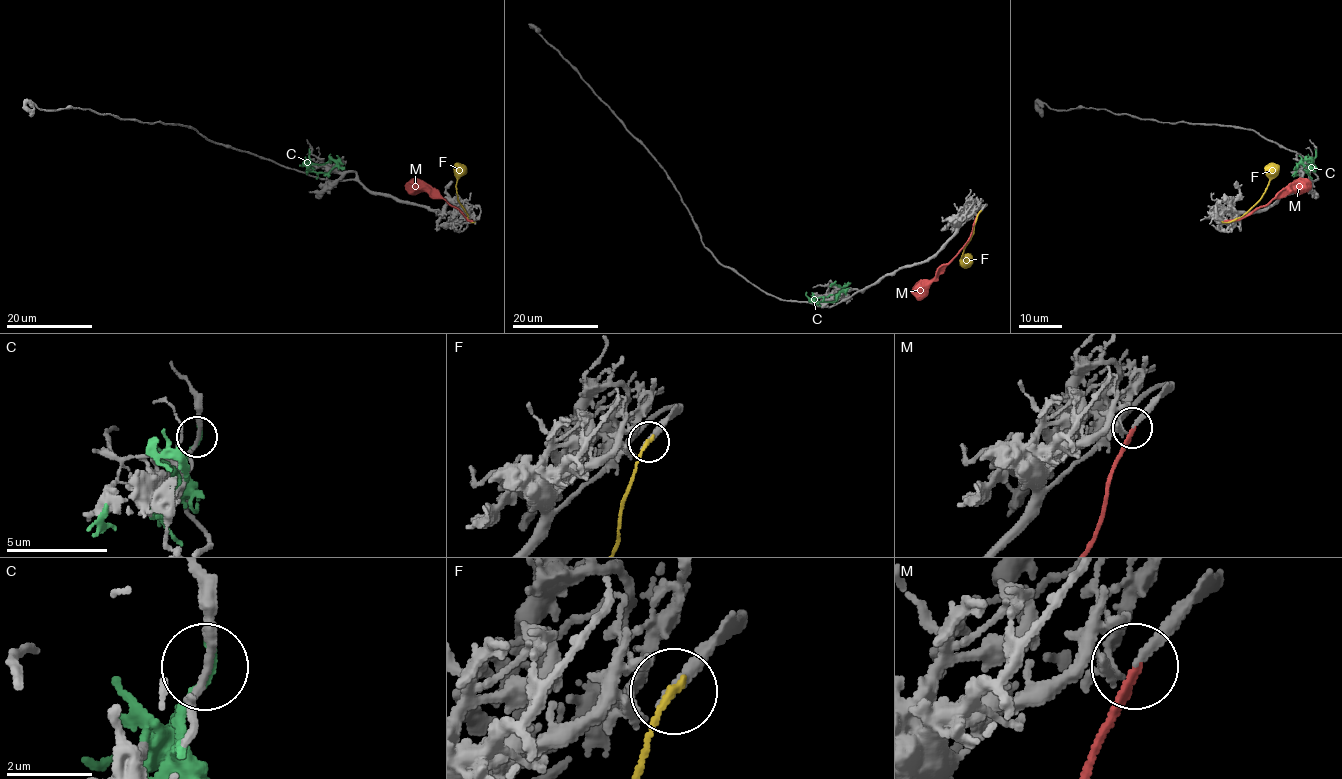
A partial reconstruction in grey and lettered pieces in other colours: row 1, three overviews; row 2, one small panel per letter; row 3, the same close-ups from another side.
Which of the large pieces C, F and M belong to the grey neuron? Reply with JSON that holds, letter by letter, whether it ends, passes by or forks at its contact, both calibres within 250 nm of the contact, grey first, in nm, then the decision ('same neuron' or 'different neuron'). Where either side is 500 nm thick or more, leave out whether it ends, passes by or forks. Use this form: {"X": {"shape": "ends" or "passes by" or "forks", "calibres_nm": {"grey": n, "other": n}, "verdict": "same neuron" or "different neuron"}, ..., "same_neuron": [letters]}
{"C": {"shape": "passes by", "calibres_nm": {"grey": 190, "other": 240}, "verdict": "different neuron"}, "F": {"shape": "ends", "calibres_nm": {"grey": 220, "other": 170}, "verdict": "different neuron"}, "M": {"shape": "ends", "calibres_nm": {"grey": 140, "other": 240}, "verdict": "same neuron"}, "same_neuron": ["M"]}

